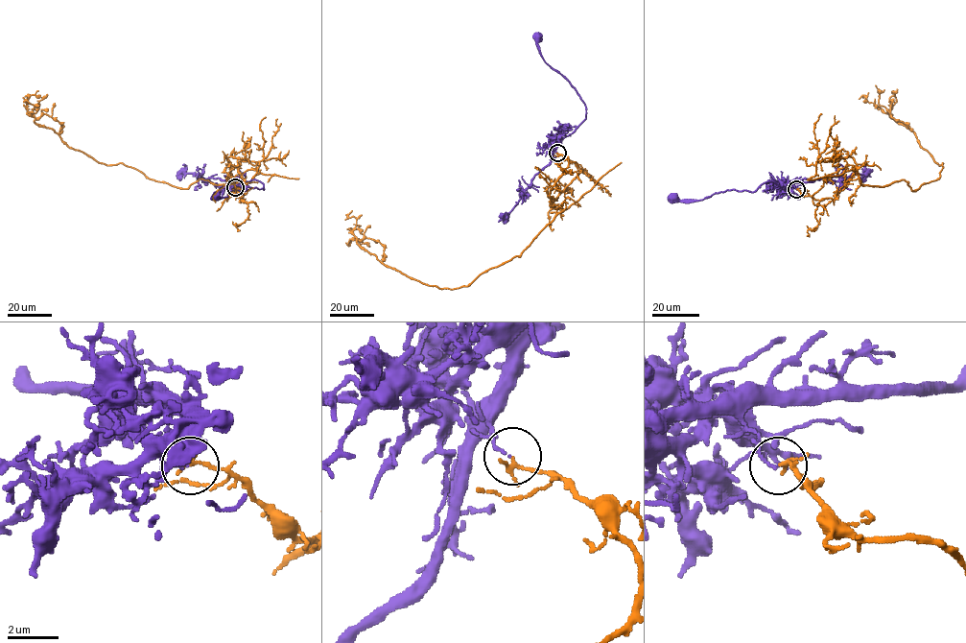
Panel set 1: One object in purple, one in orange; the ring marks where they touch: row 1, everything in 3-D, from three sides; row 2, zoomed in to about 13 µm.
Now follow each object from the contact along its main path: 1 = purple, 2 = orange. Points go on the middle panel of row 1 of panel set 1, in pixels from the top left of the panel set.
1: (556, 153), (556, 145), (585, 118), (585, 107), (574, 87), (544, 60), (537, 45), (538, 38)
2: (557, 153), (568, 166), (550, 202), (563, 210), (518, 256), (454, 289), (357, 240), (378, 240), (381, 259)

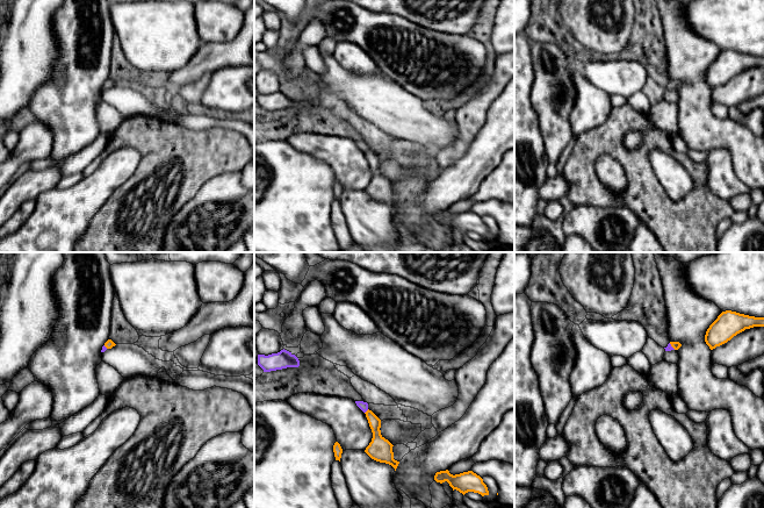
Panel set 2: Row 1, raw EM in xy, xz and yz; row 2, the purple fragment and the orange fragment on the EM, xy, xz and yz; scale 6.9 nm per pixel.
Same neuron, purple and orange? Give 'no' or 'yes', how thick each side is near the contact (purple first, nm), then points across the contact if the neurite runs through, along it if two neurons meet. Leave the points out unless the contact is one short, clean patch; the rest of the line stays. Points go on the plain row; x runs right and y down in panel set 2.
no; 60 nm thick on the purple side, 120 nm on the other

